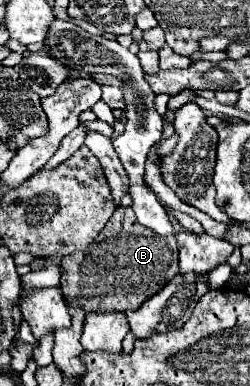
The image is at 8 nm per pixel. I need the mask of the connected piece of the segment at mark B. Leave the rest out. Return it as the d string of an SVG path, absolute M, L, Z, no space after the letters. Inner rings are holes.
M120 206L94 244L66 256L60 266L60 288L68 304L80 306L86 312L126 312L136 310L178 274L178 246L174 234L158 236L136 222L132 208ZM122 270L128 270L128 274L122 276Z

